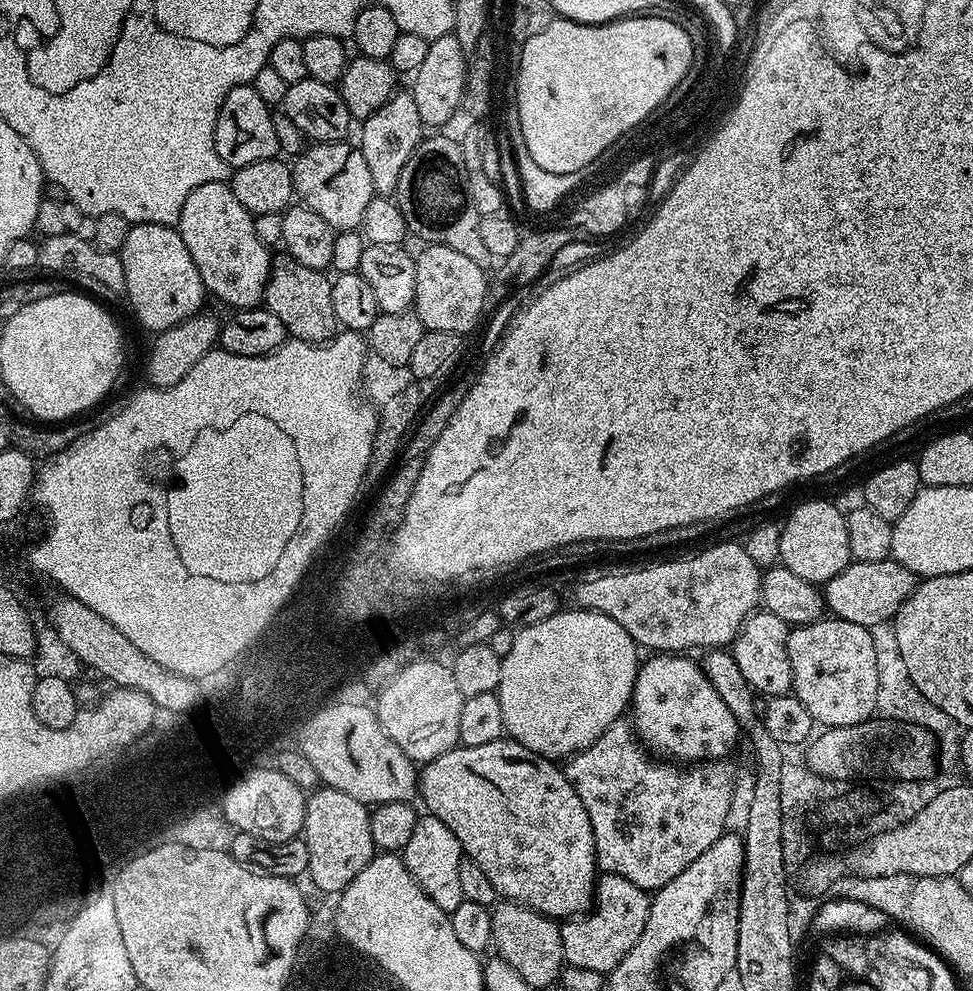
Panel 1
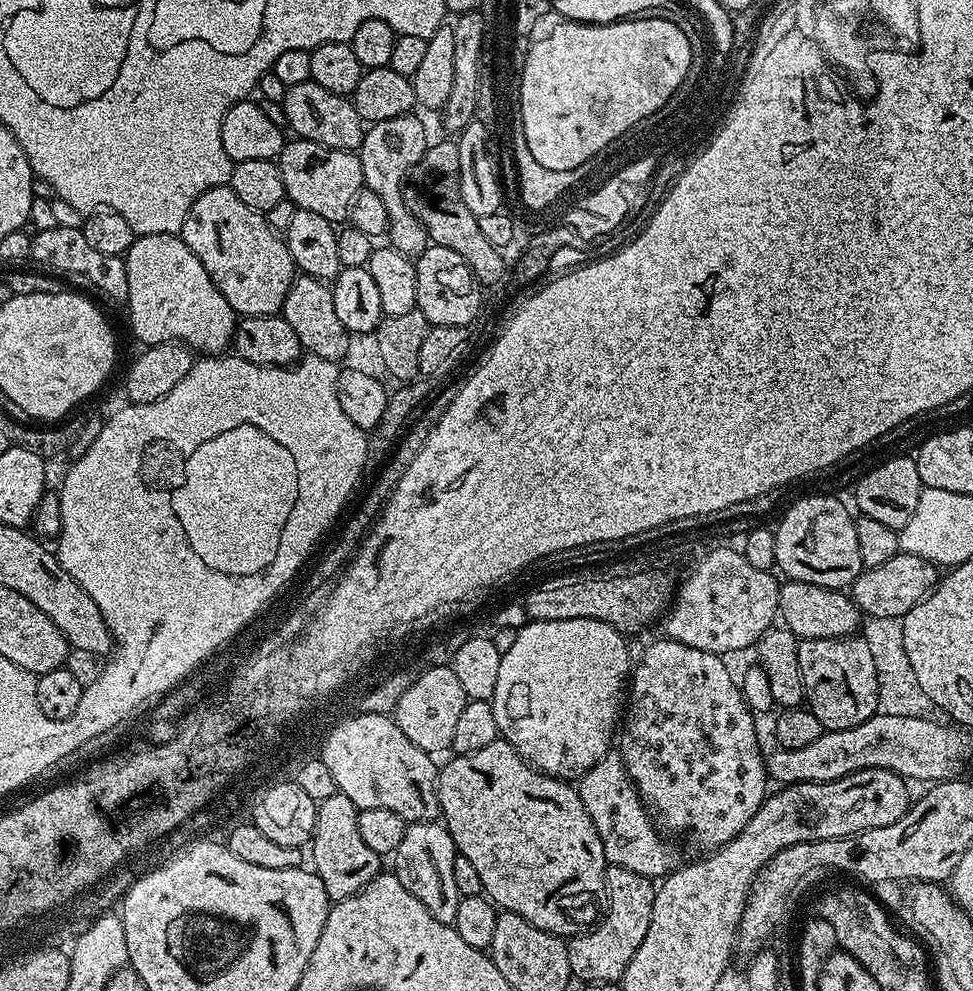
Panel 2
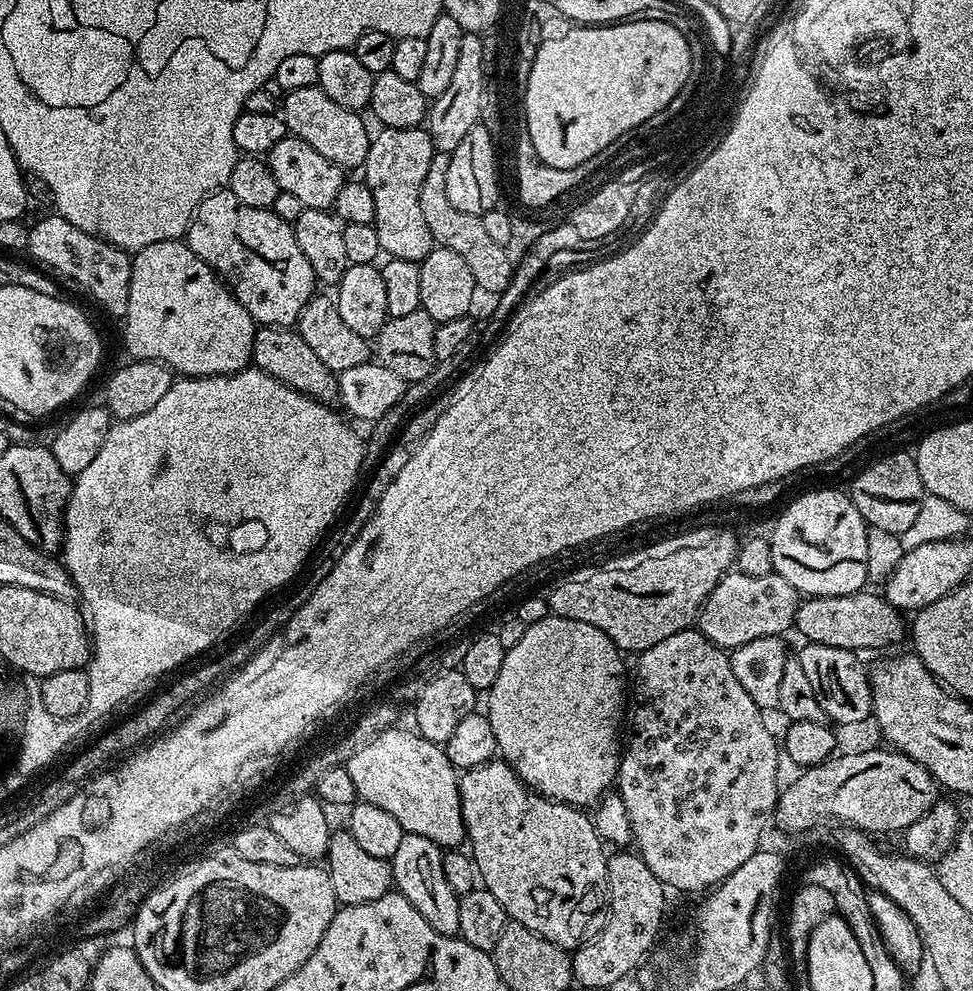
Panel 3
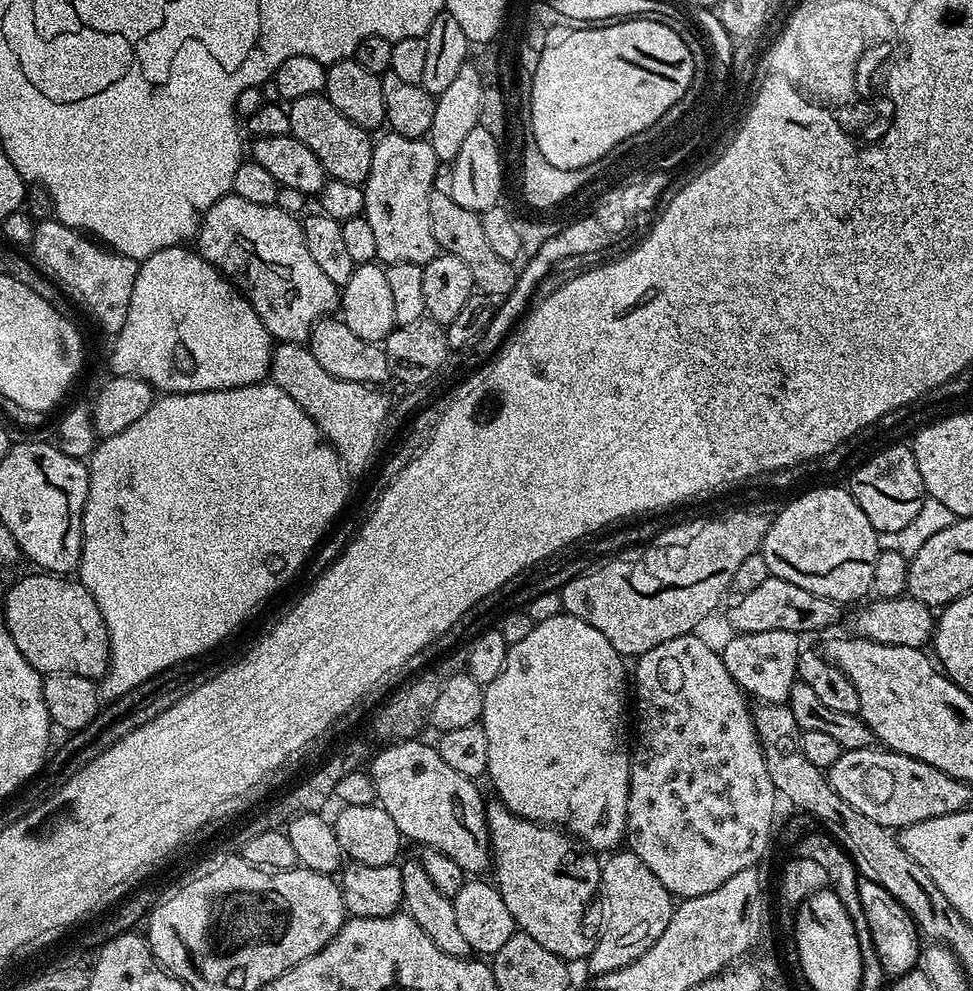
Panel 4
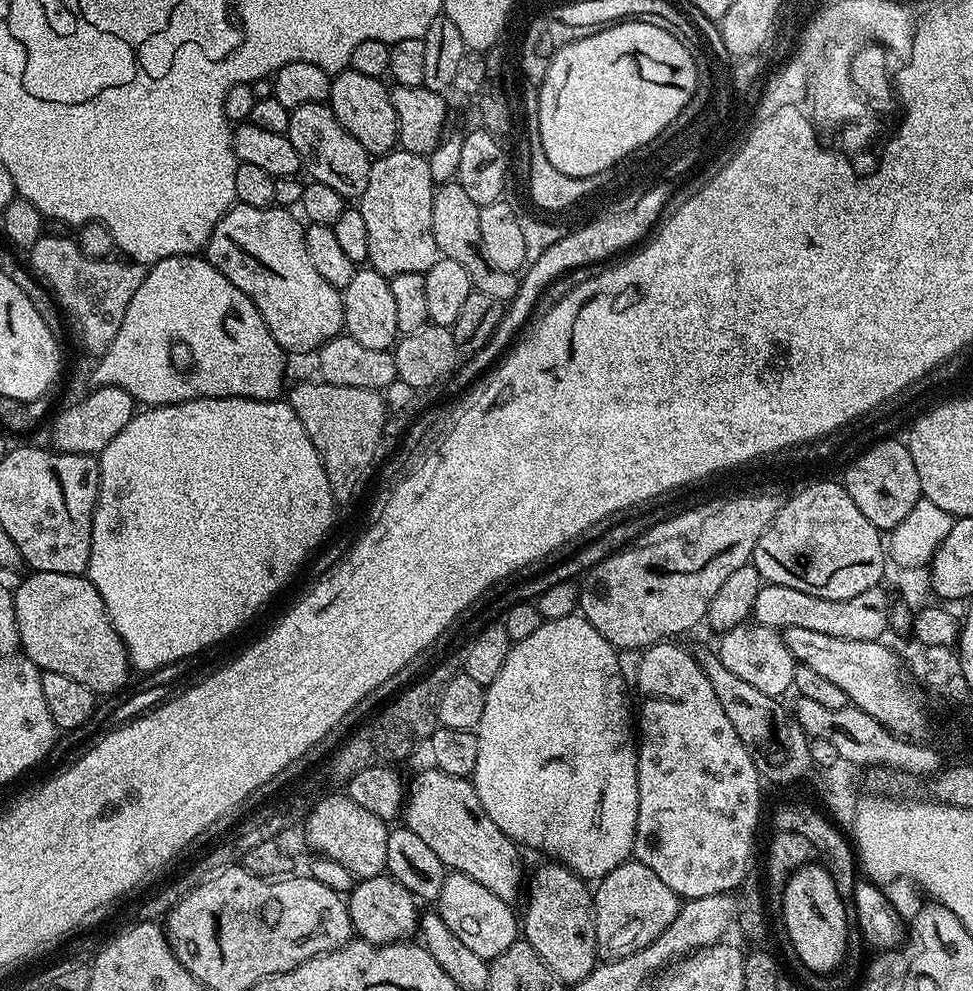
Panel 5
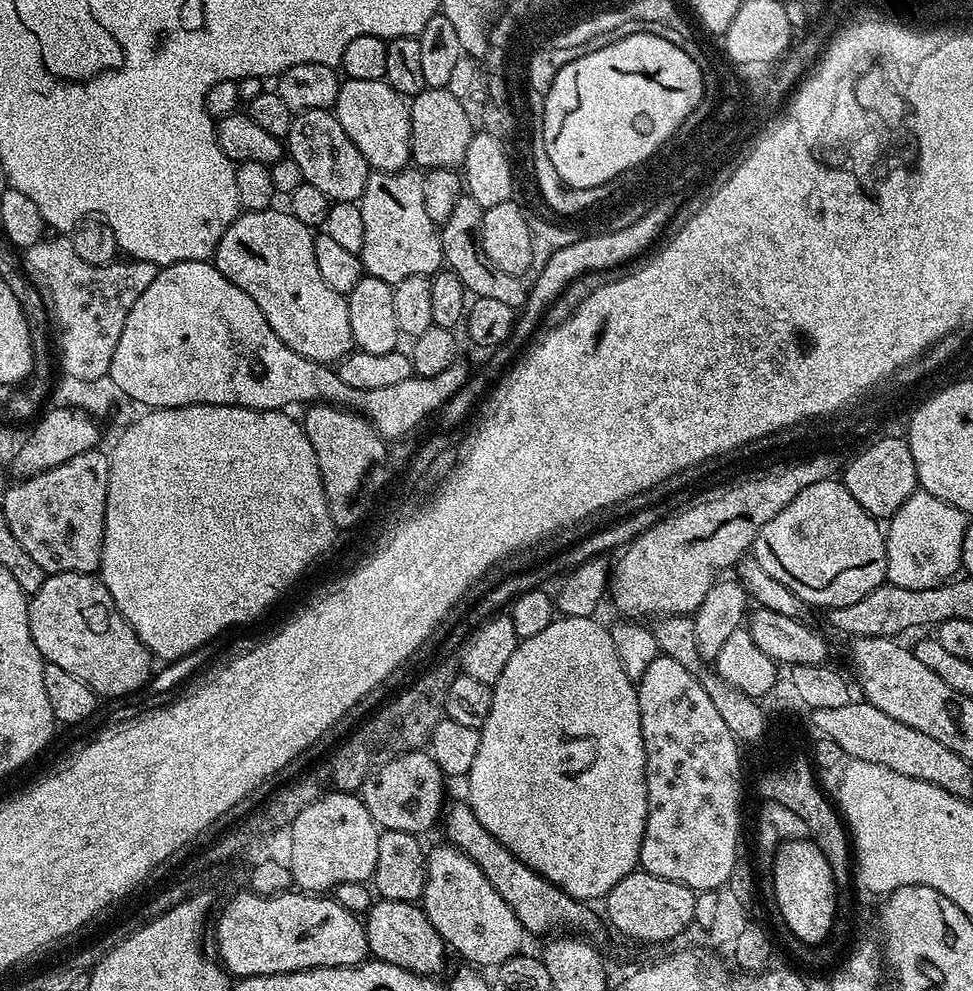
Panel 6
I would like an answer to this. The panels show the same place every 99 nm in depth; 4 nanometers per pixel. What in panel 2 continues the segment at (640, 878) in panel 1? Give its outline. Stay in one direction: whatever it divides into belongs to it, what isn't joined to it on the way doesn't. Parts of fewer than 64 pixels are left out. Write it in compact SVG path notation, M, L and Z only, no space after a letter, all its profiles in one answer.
M619 755L605 756L579 777L578 791L598 830L598 838L602 838L602 850L608 864L622 866L622 870L634 870L634 874L649 878L663 878L676 871L682 857L676 853L673 841L662 835L651 811L644 807Z

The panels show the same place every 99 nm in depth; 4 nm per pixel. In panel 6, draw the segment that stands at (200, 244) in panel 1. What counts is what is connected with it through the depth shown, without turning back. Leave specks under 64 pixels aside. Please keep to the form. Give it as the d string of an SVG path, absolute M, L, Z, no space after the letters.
M275 207L263 212L241 211L218 242L214 253L216 269L242 294L254 298L266 322L270 322L270 330L294 354L319 364L335 365L354 348L345 293L326 286L314 258L313 229L298 222L291 211L276 211Z

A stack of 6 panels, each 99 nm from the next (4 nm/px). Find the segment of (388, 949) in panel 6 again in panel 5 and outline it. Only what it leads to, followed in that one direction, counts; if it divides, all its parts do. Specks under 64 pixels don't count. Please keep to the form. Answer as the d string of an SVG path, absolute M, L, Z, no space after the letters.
M381 874L365 880L357 879L355 888L347 893L346 903L353 933L371 944L398 944L415 937L418 932L418 901L392 876Z

